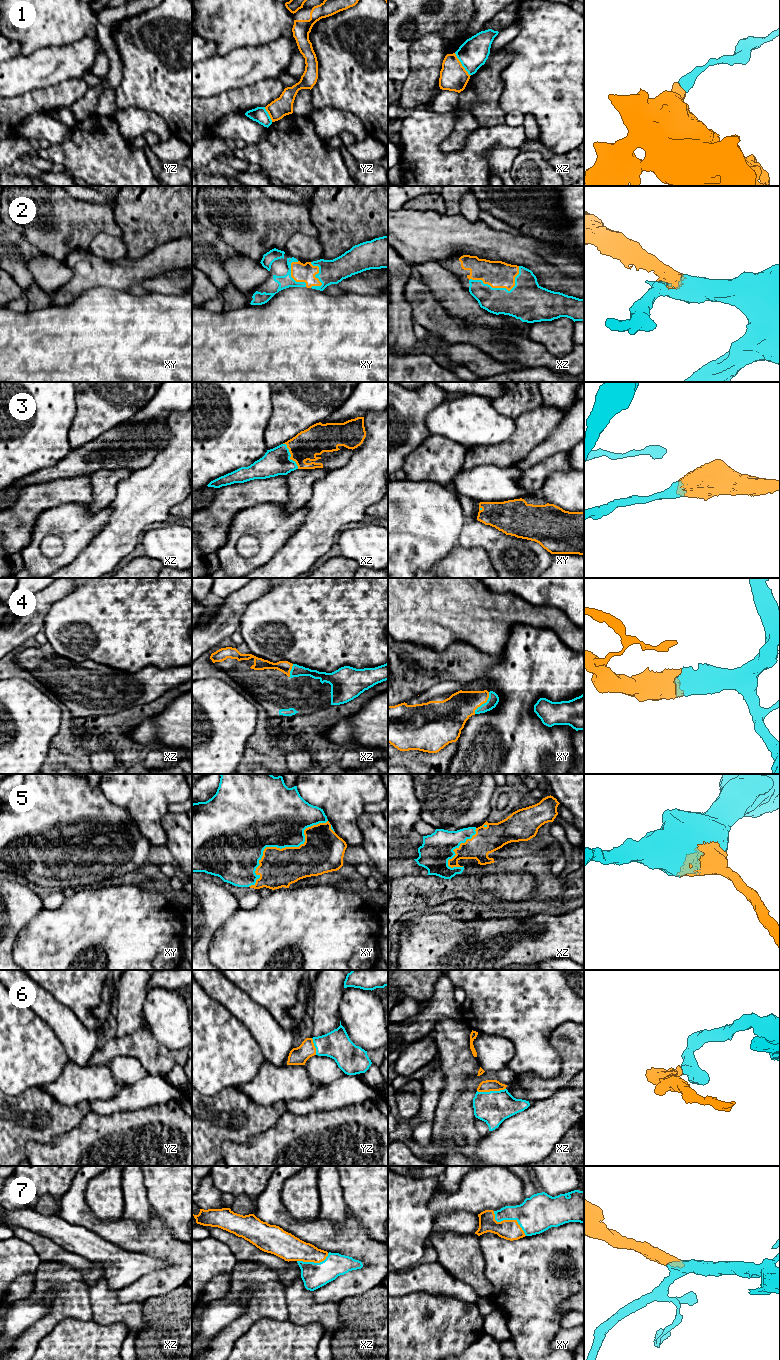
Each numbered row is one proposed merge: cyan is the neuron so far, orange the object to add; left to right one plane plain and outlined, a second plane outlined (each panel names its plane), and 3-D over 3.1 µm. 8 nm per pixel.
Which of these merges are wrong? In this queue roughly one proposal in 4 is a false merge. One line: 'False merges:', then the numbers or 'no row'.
False merges: 1

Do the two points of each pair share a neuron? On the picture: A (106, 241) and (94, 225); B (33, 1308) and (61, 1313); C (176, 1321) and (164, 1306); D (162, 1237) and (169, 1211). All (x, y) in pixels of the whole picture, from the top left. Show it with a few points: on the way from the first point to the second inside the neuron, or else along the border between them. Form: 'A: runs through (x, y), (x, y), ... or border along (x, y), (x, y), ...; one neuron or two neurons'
A: border along (119, 236), (99, 233), (92, 240), (87, 250); two neurons
B: border along (56, 1289), (49, 1310), (30, 1327); two neurons
C: runs through (172, 1317), (165, 1310); one neuron
D: border along (152, 1210), (171, 1233), (181, 1241); two neurons

